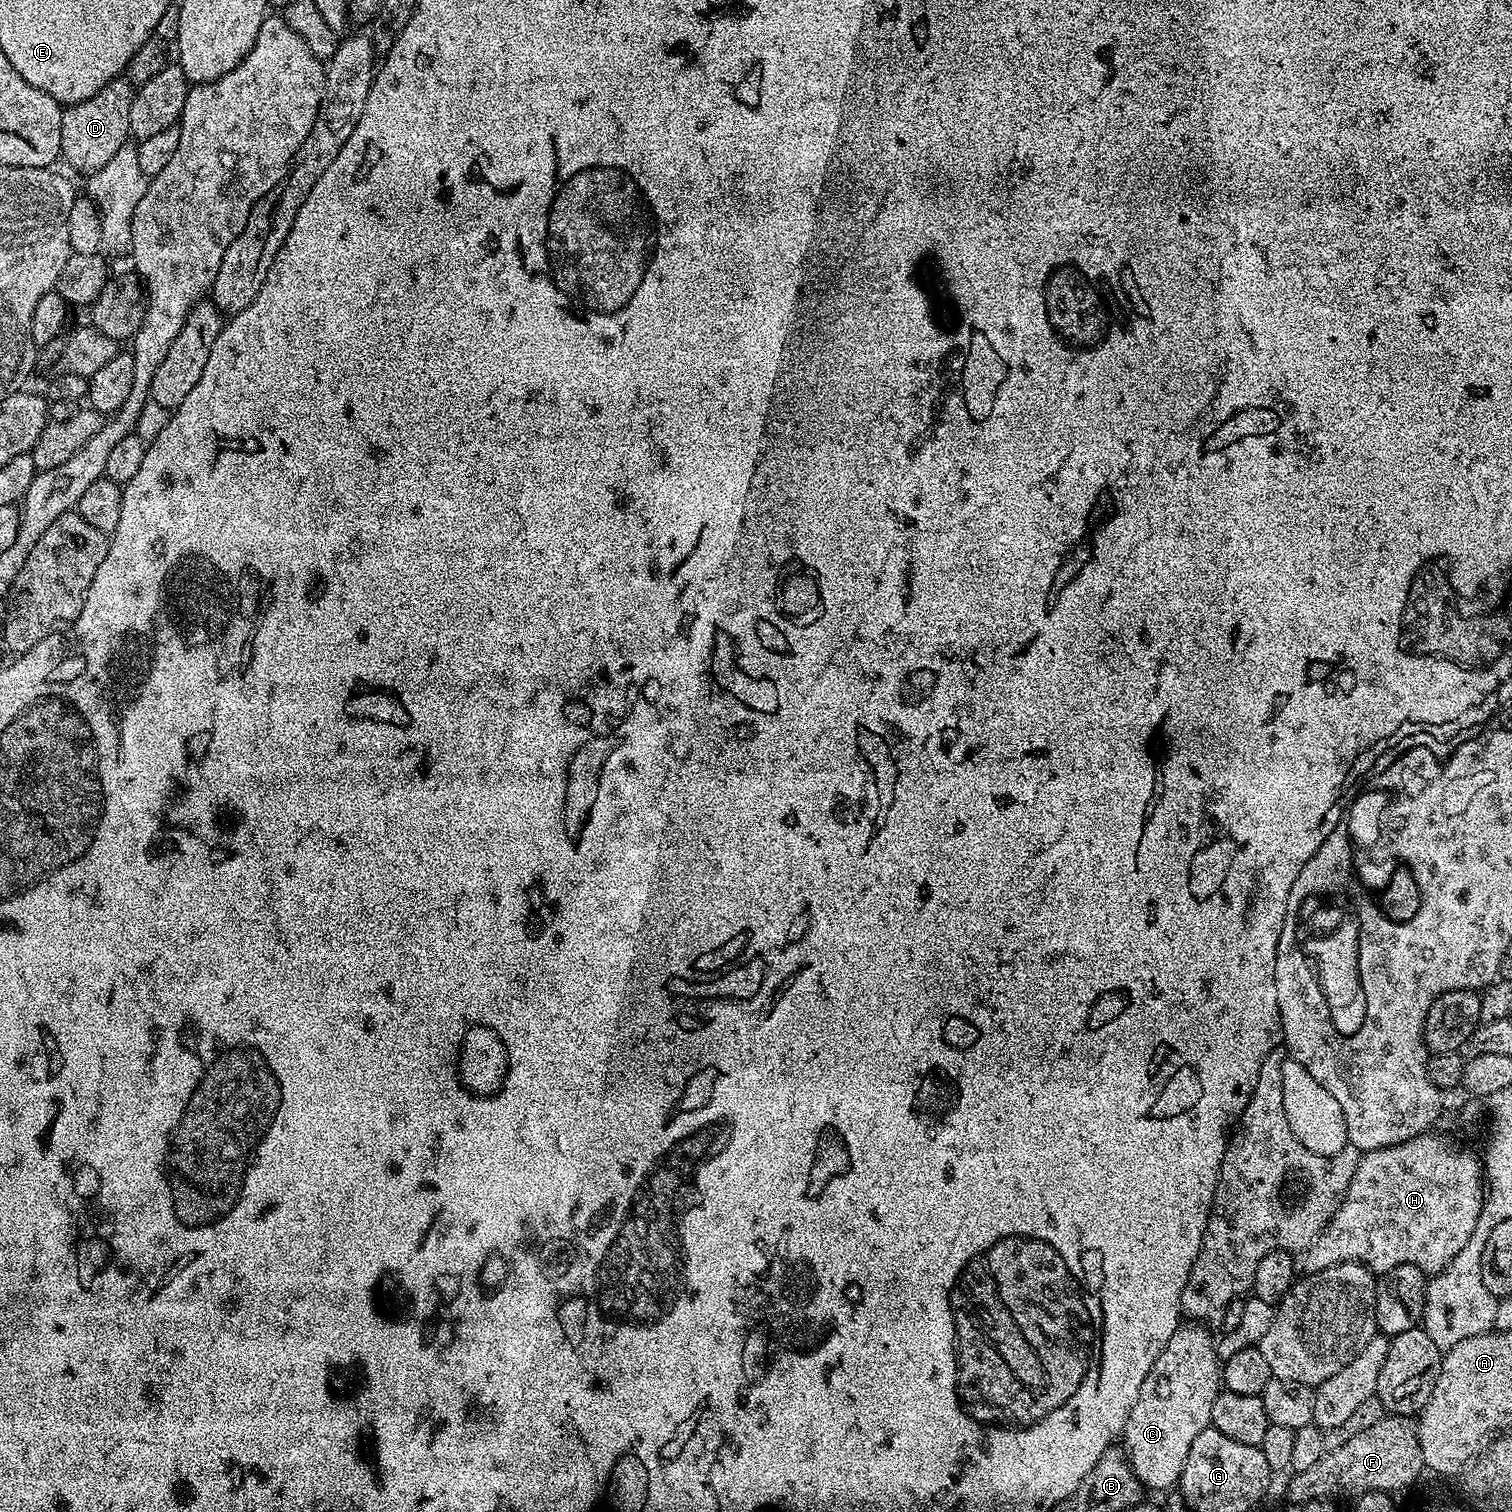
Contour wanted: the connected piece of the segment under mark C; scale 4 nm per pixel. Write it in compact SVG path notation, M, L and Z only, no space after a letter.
M1199 1323L1189 1324L1189 1328L1188 1325L1182 1326L1175 1332L1158 1354L1154 1366L1150 1366L1146 1382L1142 1382L1142 1390L1138 1390L1138 1402L1134 1402L1122 1433L1128 1461L1145 1489L1179 1485L1186 1454L1190 1454L1194 1438L1198 1438L1198 1434L1211 1425L1214 1398L1222 1390L1222 1360L1216 1354L1214 1336Z

